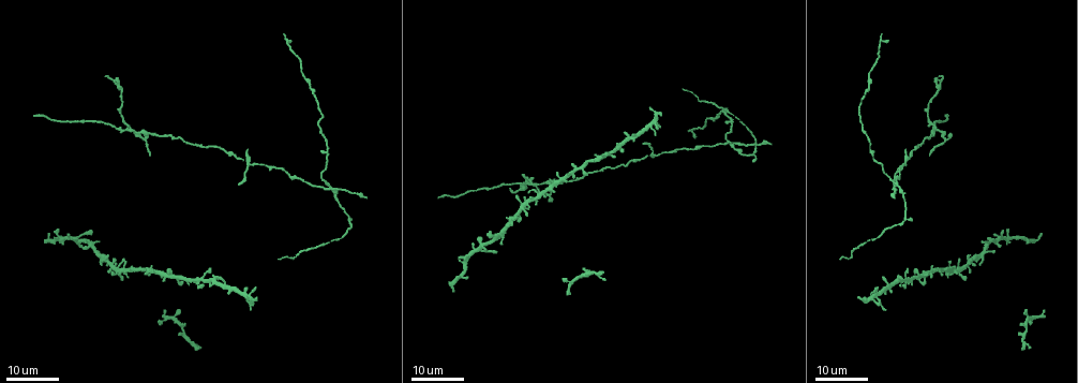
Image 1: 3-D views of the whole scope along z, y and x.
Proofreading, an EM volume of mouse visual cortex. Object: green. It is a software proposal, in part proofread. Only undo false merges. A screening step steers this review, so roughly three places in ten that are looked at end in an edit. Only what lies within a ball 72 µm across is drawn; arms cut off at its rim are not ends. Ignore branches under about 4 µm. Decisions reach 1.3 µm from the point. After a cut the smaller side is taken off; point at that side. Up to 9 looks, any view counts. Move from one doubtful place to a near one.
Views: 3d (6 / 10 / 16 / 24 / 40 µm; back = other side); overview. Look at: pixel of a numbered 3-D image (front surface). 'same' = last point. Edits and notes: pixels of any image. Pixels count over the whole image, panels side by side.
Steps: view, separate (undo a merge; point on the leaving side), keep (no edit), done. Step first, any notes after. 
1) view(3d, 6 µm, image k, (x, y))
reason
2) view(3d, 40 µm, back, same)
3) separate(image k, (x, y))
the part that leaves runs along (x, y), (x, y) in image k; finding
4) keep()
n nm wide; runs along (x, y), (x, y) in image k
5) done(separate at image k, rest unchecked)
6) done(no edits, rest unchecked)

view(3d, 16 µm, image 1, (329, 184))
looks like a crossing

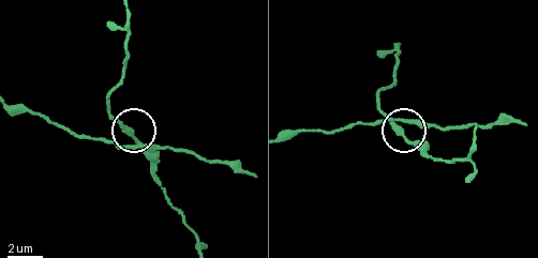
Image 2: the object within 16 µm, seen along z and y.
view(3d, 6 µm, image 2, (398, 131))
closer look

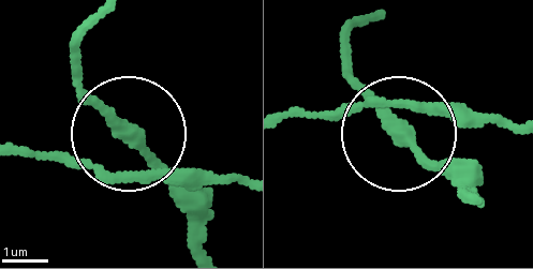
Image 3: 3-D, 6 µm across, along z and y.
keep()
240 nm wide; all the same cell

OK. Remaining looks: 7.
view(3d, 16 µm, image 1, (249, 164))
two arms in line, one across

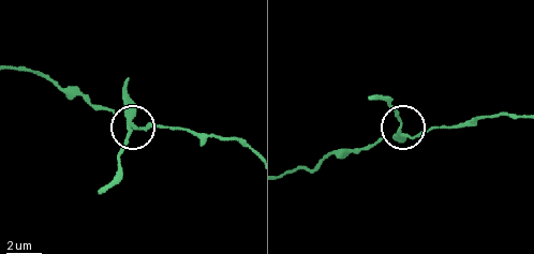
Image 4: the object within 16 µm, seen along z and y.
view(3d, 10 µm, image 4, (400, 127))

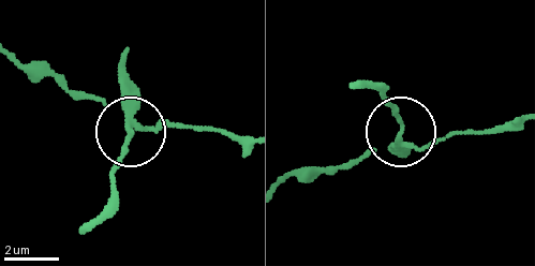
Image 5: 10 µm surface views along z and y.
separate(image 5, (129, 82))
side arm 5 µm; 3 arms; two cells meet here

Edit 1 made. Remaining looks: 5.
view(3d, 24 µm, image 1, (277, 167))
sudden change in width

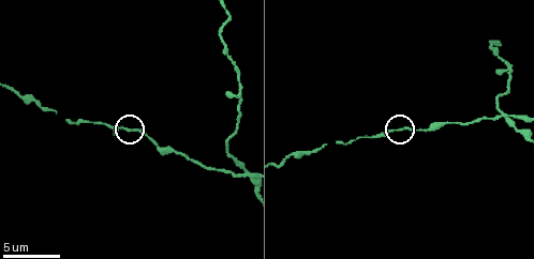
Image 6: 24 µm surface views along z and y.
view(3d, 6 µm, image 6, (128, 129))
zoom in

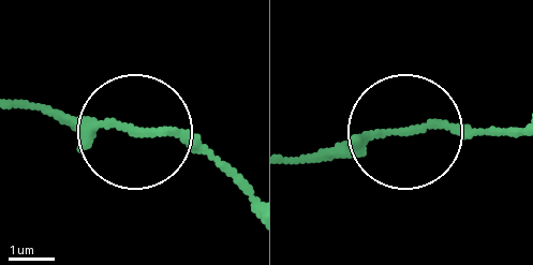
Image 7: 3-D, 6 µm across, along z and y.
keep()
runs along (518, 131), (426, 122), (287, 158) in image 7; all the same cell

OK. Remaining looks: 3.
view(3d, 24 µm, image 1, (531, 185))
four or more arms meet

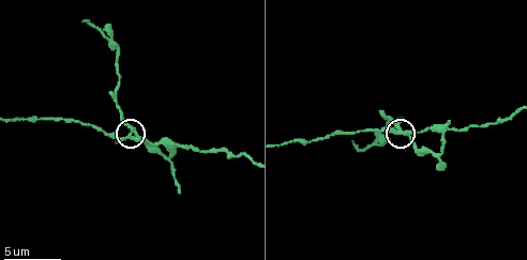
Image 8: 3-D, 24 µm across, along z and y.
view(3d, 6 µm, image 8, (401, 131))

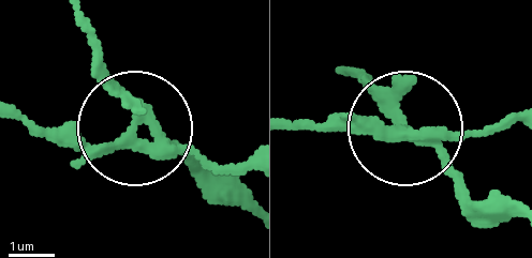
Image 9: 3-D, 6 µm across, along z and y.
separate(image 9, (111, 76))
4 arms; the part that leaves runs along (396, 131), (350, 73) in image 9; a second cell is stuck on

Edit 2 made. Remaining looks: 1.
done(separate at image 5, separate at image 9, rest unchecked)

